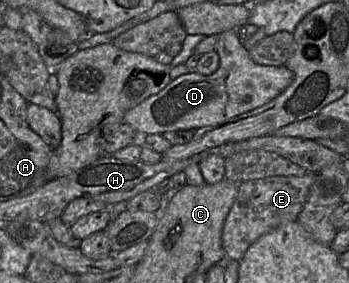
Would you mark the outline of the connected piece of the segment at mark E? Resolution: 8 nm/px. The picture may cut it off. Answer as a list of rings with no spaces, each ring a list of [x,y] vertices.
[[[306,172],[303,176],[272,176],[239,183],[236,199],[222,230],[222,246],[226,256],[240,261],[259,237],[287,222],[297,221],[315,176],[316,173]]]

